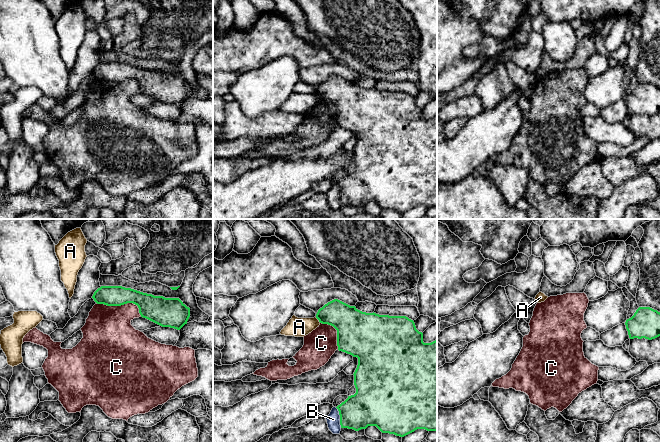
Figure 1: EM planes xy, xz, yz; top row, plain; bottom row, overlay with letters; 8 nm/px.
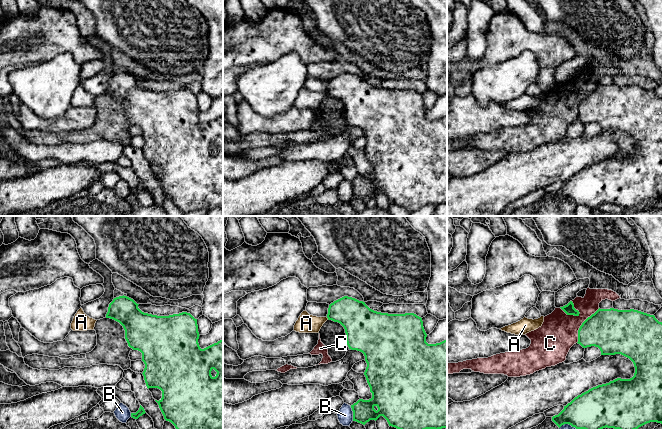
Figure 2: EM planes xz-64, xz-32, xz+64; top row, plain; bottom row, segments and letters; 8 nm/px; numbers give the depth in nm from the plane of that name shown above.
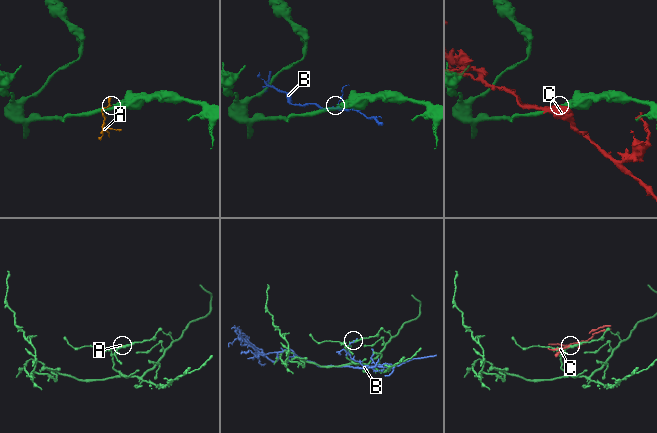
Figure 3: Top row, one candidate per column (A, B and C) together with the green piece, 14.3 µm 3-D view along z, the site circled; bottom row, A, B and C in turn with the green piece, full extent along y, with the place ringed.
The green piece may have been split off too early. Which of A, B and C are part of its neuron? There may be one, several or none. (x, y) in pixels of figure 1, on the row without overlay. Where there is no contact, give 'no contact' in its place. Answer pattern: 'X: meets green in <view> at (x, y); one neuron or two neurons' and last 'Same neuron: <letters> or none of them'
A: meets green in xz at (318, 95); two neurons
B: meets green in xz at (340, 193); two neurons
C: meets green in xy at (122, 80); two neurons
Same neuron: none of them

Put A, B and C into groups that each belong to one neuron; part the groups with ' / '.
A / B / C

